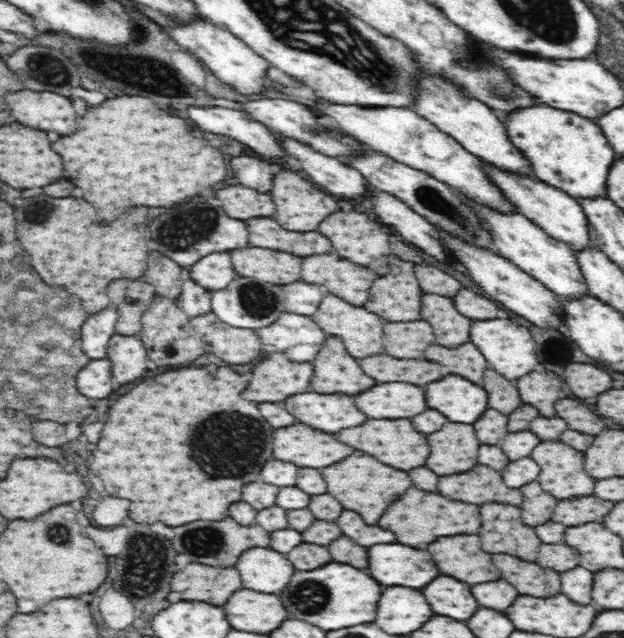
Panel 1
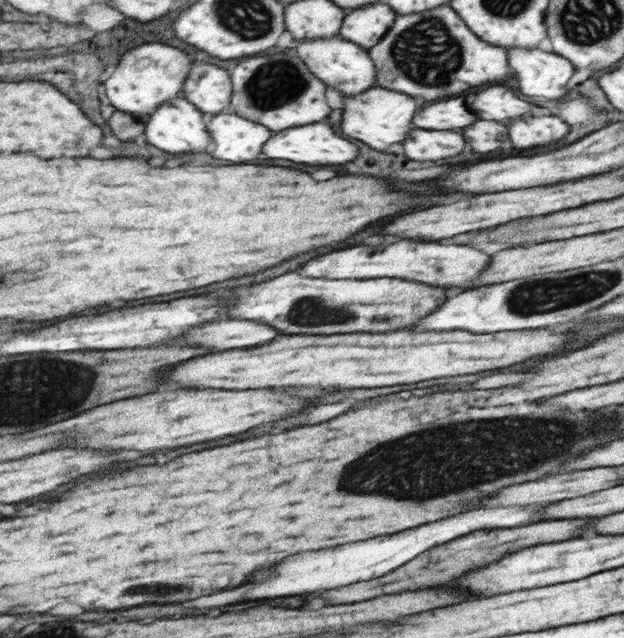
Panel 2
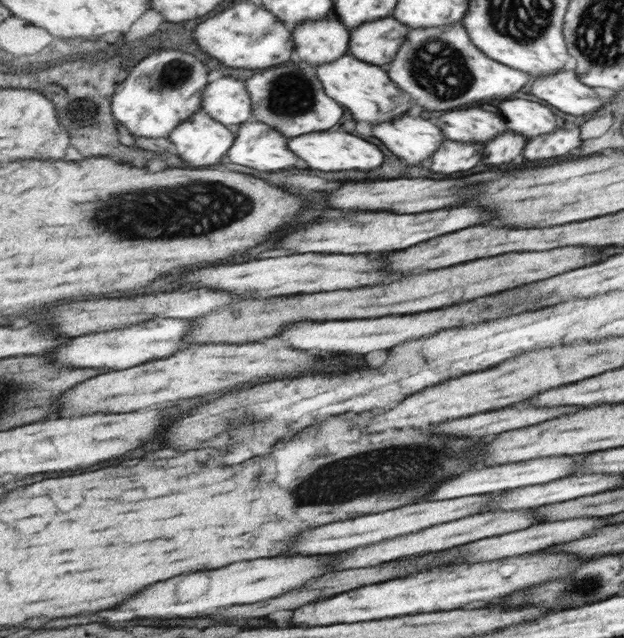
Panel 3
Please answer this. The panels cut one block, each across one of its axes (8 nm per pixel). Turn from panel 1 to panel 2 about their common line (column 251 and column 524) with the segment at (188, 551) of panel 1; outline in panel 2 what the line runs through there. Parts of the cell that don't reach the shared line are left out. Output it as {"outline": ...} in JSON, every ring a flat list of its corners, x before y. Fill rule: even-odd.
{"outline":[[568,518,568,520,552,520,552,522,538,522,538,524,530,524,530,526,518,526,518,528,493,528,476,530,470,532,462,538,450,540,446,544,434,546,430,552,424,552,422,556,406,562,404,566,396,568,394,572,382,576,382,578,374,578,368,582,356,582,350,586,342,586,342,588,334,588,328,592,320,592,320,596,328,598,328,602,332,604,352,604,352,602,362,602,362,600,370,600,382,594,398,594,402,590,422,590,422,588,432,588,432,586,444,586,464,574,468,574,470,570,476,568,484,568,492,562,502,560,504,556,518,552,522,548,530,548,536,544,548,544,548,542,562,542,562,540,570,540,576,538,584,532,588,520,582,518],[430,556,430,564,424,568,420,566,426,558]]}

